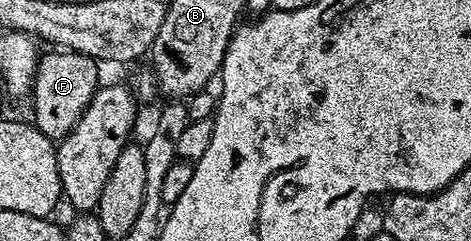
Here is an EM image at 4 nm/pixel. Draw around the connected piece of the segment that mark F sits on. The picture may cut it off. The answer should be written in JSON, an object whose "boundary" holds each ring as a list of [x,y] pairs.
{"boundary":[[[47,51],[40,55],[39,64],[35,68],[35,83],[29,93],[29,101],[35,107],[35,128],[58,142],[75,129],[77,122],[83,117],[83,111],[94,98],[95,91],[101,87],[100,65],[80,52]]]}

